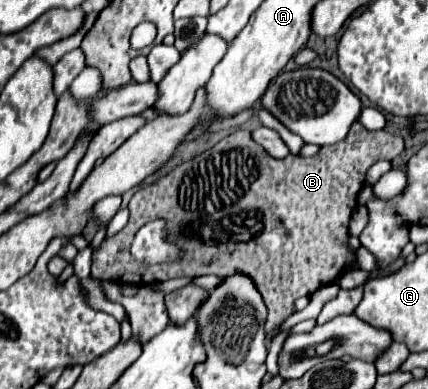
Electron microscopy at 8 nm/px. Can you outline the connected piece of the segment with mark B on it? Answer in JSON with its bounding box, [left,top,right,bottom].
[91,123,403,333]

